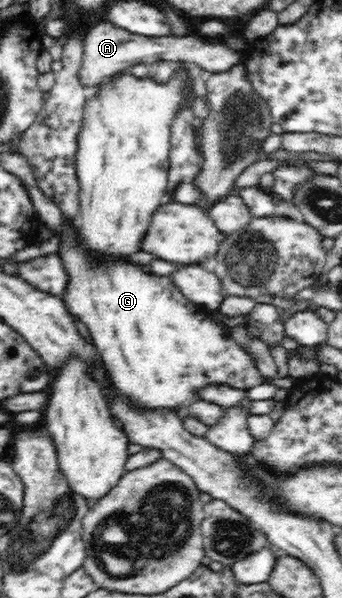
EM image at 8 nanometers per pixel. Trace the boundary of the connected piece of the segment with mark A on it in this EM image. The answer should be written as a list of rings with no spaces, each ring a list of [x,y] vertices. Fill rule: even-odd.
[[[99,22],[84,38],[84,53],[81,70],[78,73],[79,83],[83,87],[93,87],[102,83],[103,77],[112,77],[116,73],[128,71],[130,66],[137,64],[151,65],[157,61],[173,64],[193,63],[209,73],[223,73],[240,63],[240,52],[229,45],[229,41],[211,43],[199,37],[152,37],[138,35],[115,26],[111,22]]]

